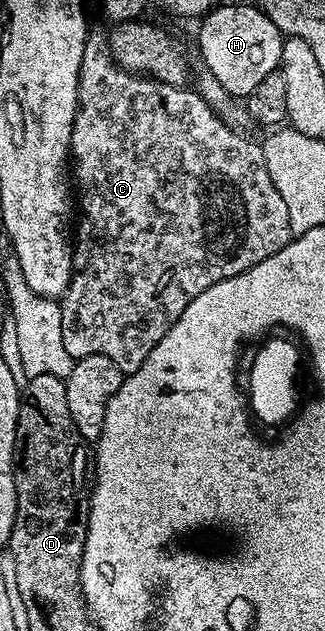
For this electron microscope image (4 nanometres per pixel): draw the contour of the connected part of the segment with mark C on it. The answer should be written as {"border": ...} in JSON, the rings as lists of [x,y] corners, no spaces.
{"border":[[[97,27],[90,28],[89,35],[85,39],[85,46],[83,47],[83,63],[79,67],[77,114],[75,115],[75,123],[71,131],[71,143],[69,144],[71,150],[71,177],[75,182],[75,197],[79,202],[79,217],[81,213],[81,222],[78,225],[76,222],[75,244],[71,249],[73,254],[73,277],[69,280],[69,286],[65,288],[65,296],[60,298],[59,301],[62,313],[63,344],[67,349],[68,355],[74,359],[86,357],[87,355],[107,355],[107,359],[111,359],[111,363],[115,363],[115,367],[119,367],[122,374],[128,375],[133,373],[147,359],[147,355],[151,355],[151,347],[155,347],[155,343],[159,343],[159,339],[163,339],[163,335],[167,335],[169,328],[177,322],[179,315],[183,315],[187,303],[191,303],[191,299],[195,299],[195,295],[207,291],[207,287],[211,287],[223,279],[231,279],[235,275],[239,275],[243,271],[247,271],[251,267],[263,263],[263,259],[267,259],[271,255],[278,253],[291,240],[294,234],[291,231],[291,219],[287,219],[287,203],[283,203],[283,195],[279,195],[279,191],[275,191],[275,183],[271,183],[271,171],[267,171],[267,159],[263,159],[261,145],[245,136],[249,135],[232,129],[230,125],[223,123],[223,119],[219,119],[219,115],[215,115],[213,108],[192,88],[180,85],[168,85],[162,81],[154,81],[151,77],[142,77],[136,73],[129,73],[127,70],[122,69],[109,55],[109,33],[106,30],[97,29]]]}

